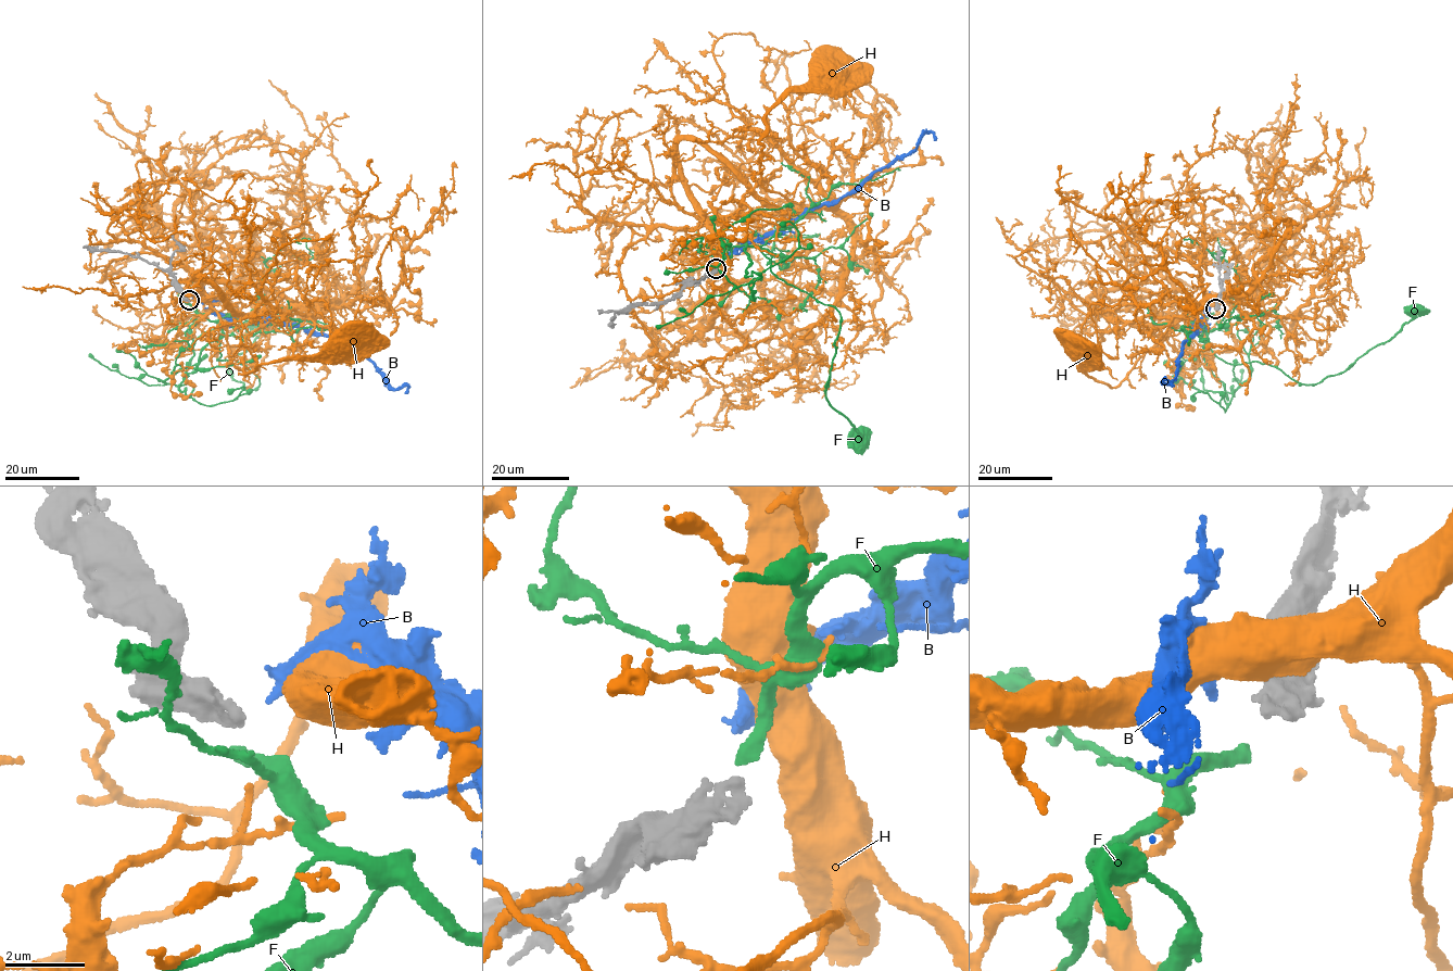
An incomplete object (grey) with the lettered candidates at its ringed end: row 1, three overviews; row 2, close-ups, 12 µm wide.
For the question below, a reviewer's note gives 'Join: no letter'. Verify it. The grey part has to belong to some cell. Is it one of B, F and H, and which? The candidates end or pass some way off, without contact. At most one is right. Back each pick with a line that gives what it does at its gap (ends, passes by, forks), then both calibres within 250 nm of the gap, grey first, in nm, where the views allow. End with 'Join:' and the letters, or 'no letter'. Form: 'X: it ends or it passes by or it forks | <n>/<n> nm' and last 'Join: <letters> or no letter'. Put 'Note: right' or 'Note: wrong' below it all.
B: it ends | 400/280 nm
Join: B
Note: wrong

